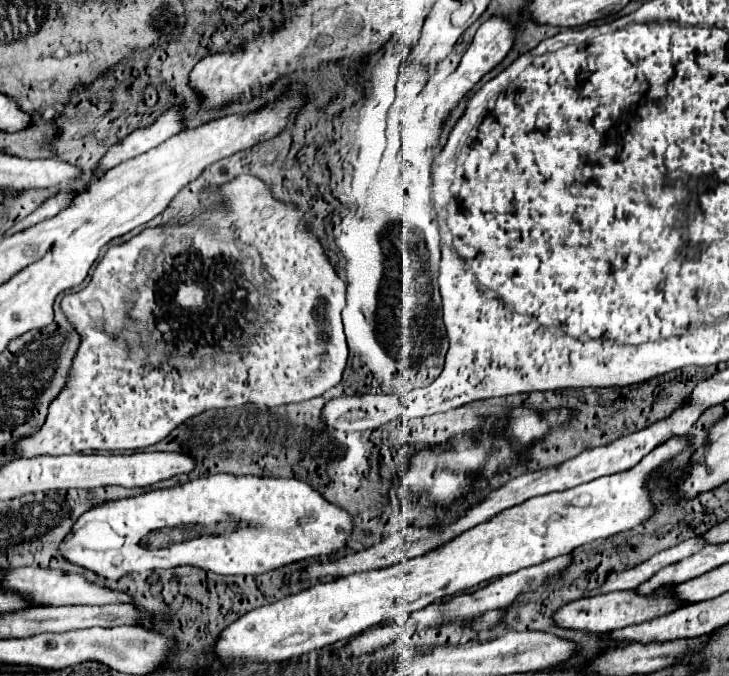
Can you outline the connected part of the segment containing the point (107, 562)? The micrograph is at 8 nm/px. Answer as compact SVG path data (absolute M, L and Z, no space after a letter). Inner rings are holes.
M215 474L197 478L173 488L151 490L147 494L99 504L81 516L73 532L61 542L63 556L89 568L103 578L119 580L125 574L139 574L157 568L197 566L215 574L265 574L299 560L323 558L341 552L351 536L353 520L349 512L325 502L307 482L295 478L259 478L259 476L229 476ZM241 524L237 530L225 526Z

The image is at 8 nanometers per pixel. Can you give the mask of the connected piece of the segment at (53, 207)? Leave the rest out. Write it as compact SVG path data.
M59 192L57 196L49 198L41 208L37 208L33 214L29 214L25 220L19 220L19 222L9 230L9 234L19 232L19 230L25 230L27 226L33 226L33 224L37 224L37 222L41 222L41 220L45 220L45 218L51 218L51 216L59 214L59 212L65 208L65 204L69 204L71 200L73 200L73 194L69 194L69 192Z

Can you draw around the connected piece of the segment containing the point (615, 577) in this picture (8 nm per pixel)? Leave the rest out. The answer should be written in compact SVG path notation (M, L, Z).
M689 538L669 550L657 552L655 556L651 556L649 560L645 560L643 564L637 564L633 568L629 568L627 572L621 574L611 574L609 580L605 580L605 584L601 588L597 588L597 592L585 592L585 596L597 596L597 594L609 594L609 592L617 592L617 590L633 590L639 584L643 584L645 580L649 580L655 572L659 572L661 568L675 564L695 552L699 552L705 546L705 542L701 538Z

